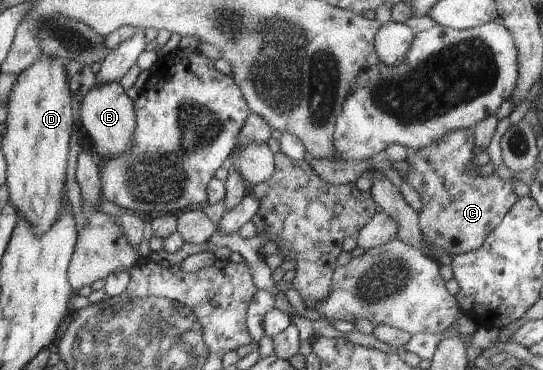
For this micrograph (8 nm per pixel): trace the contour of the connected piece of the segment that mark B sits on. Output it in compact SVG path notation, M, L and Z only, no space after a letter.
M97 83L84 97L78 117L87 142L101 159L124 155L134 147L137 131L136 107L119 83Z

